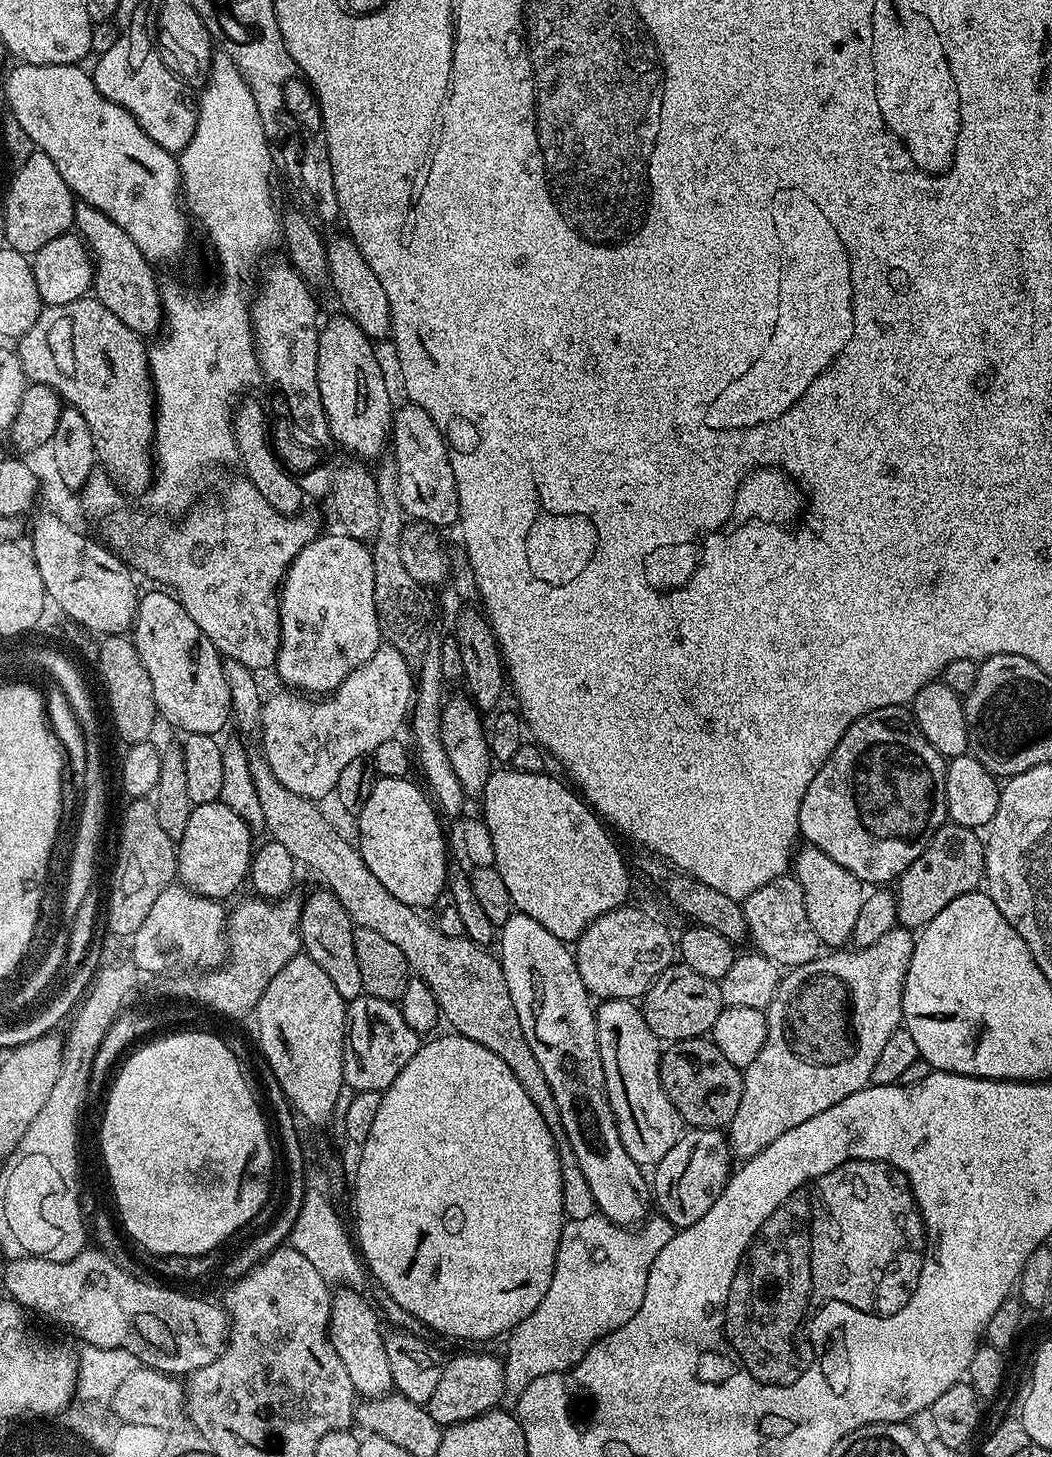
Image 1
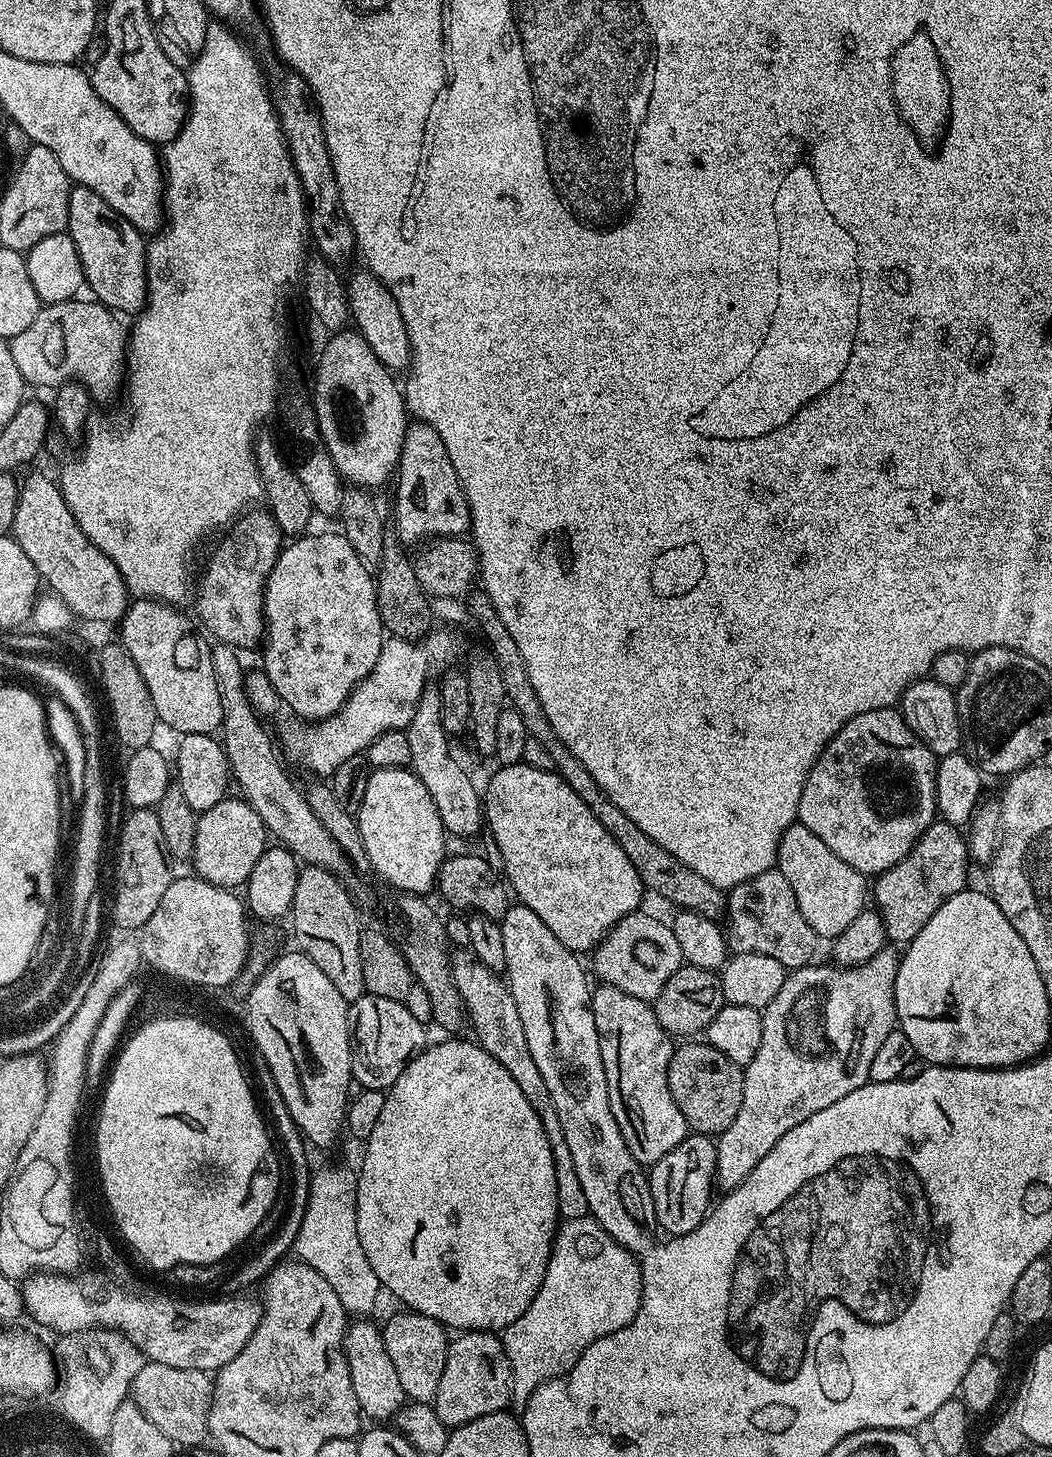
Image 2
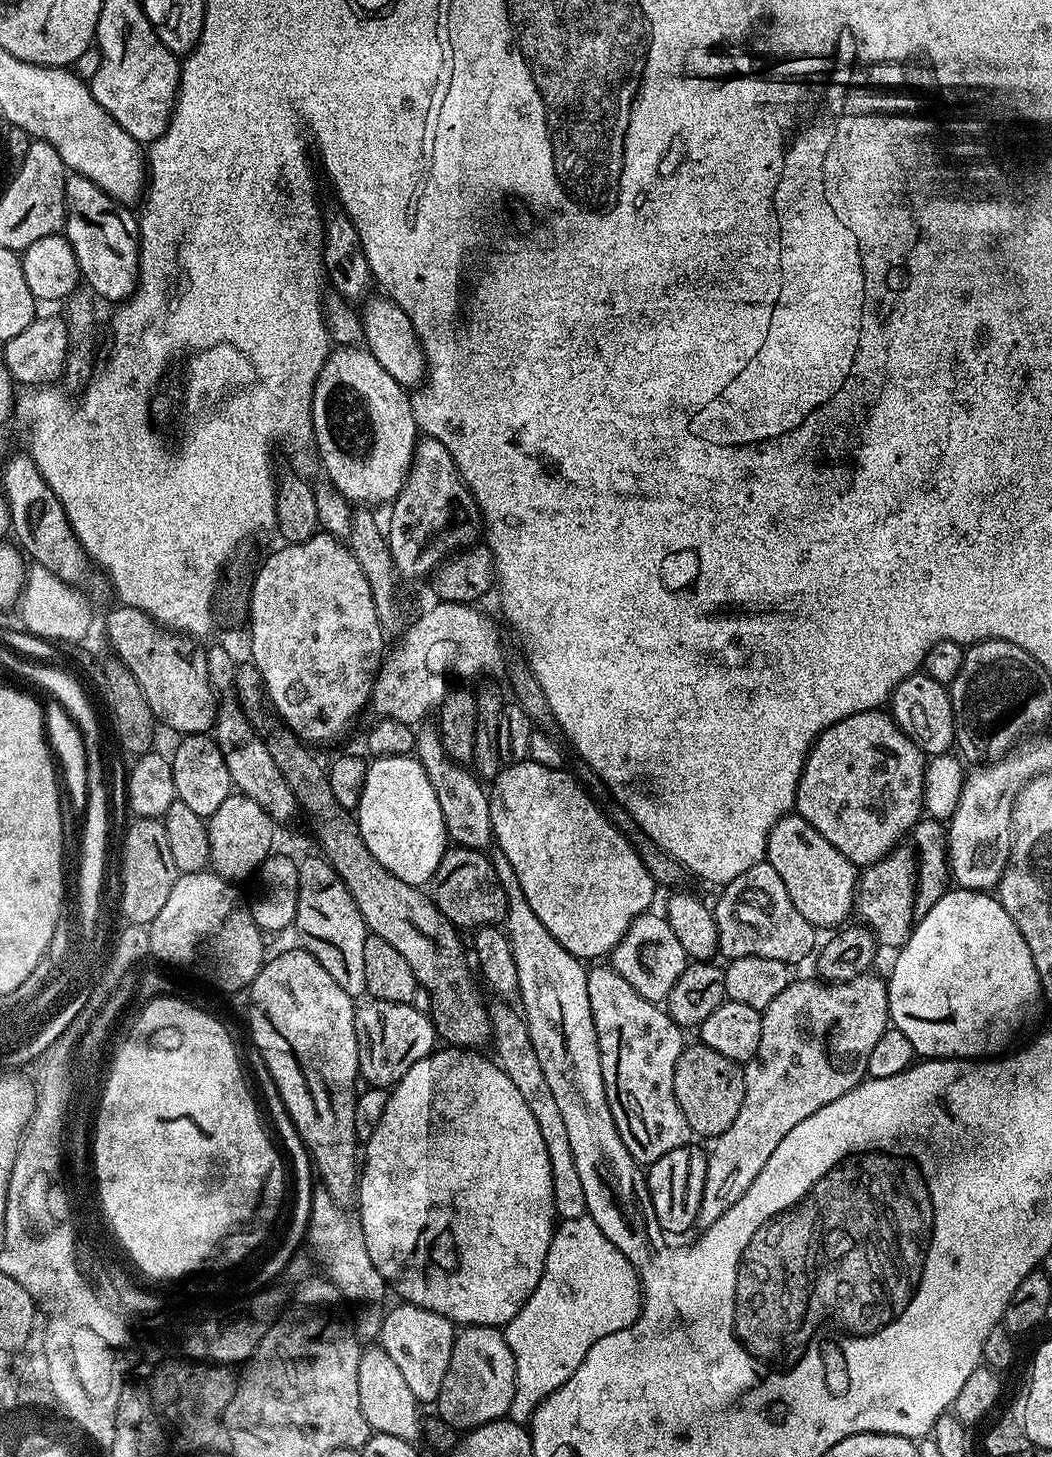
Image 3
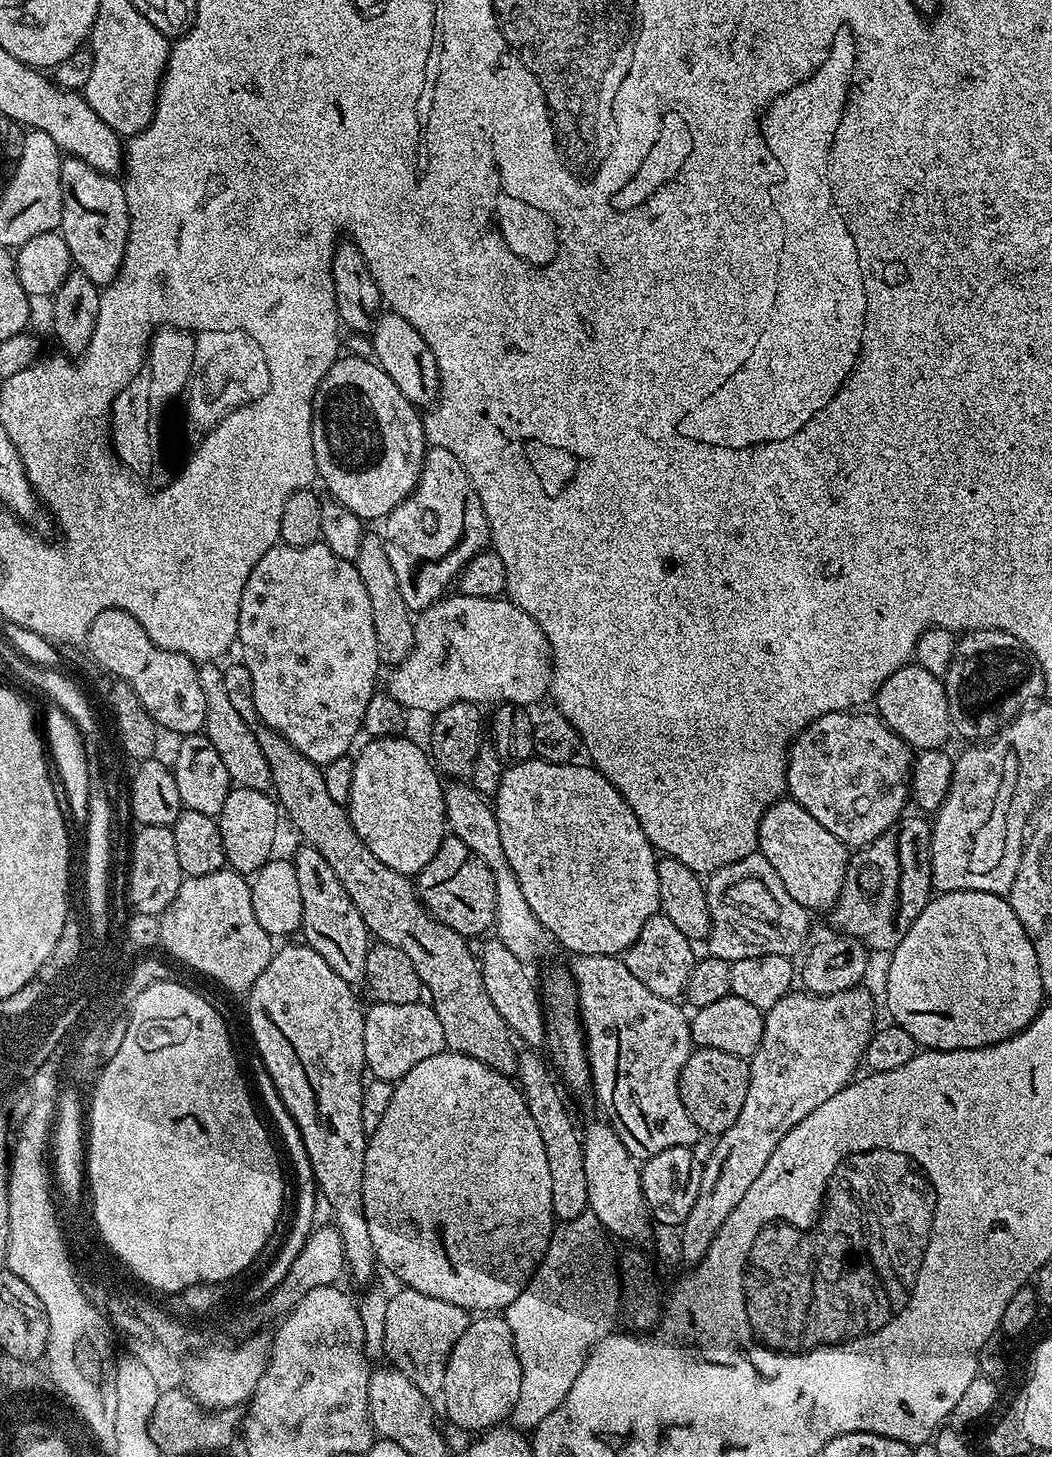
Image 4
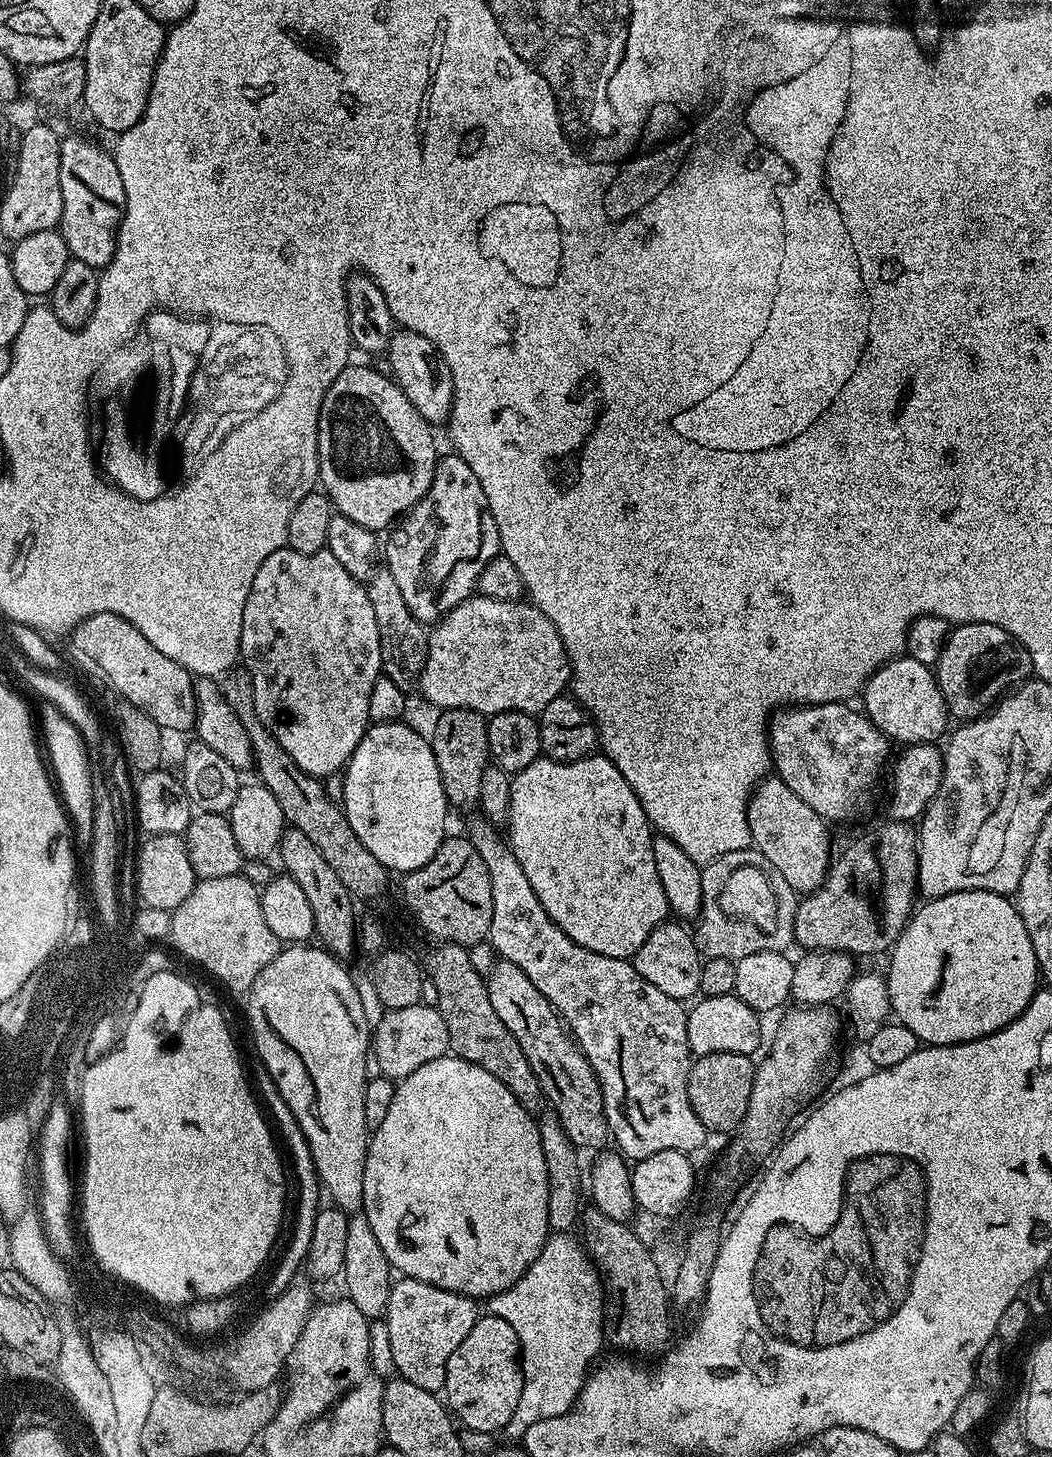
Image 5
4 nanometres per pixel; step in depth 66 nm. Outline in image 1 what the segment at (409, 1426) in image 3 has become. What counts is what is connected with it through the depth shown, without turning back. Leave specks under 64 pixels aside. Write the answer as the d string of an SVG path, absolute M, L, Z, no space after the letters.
M337 1287L332 1293L332 1309L330 1310L330 1342L334 1350L338 1350L338 1358L342 1358L342 1366L346 1366L346 1374L350 1374L352 1389L364 1398L387 1396L393 1391L390 1362L386 1358L386 1332L380 1329L382 1317L375 1307L364 1301L363 1291Z

